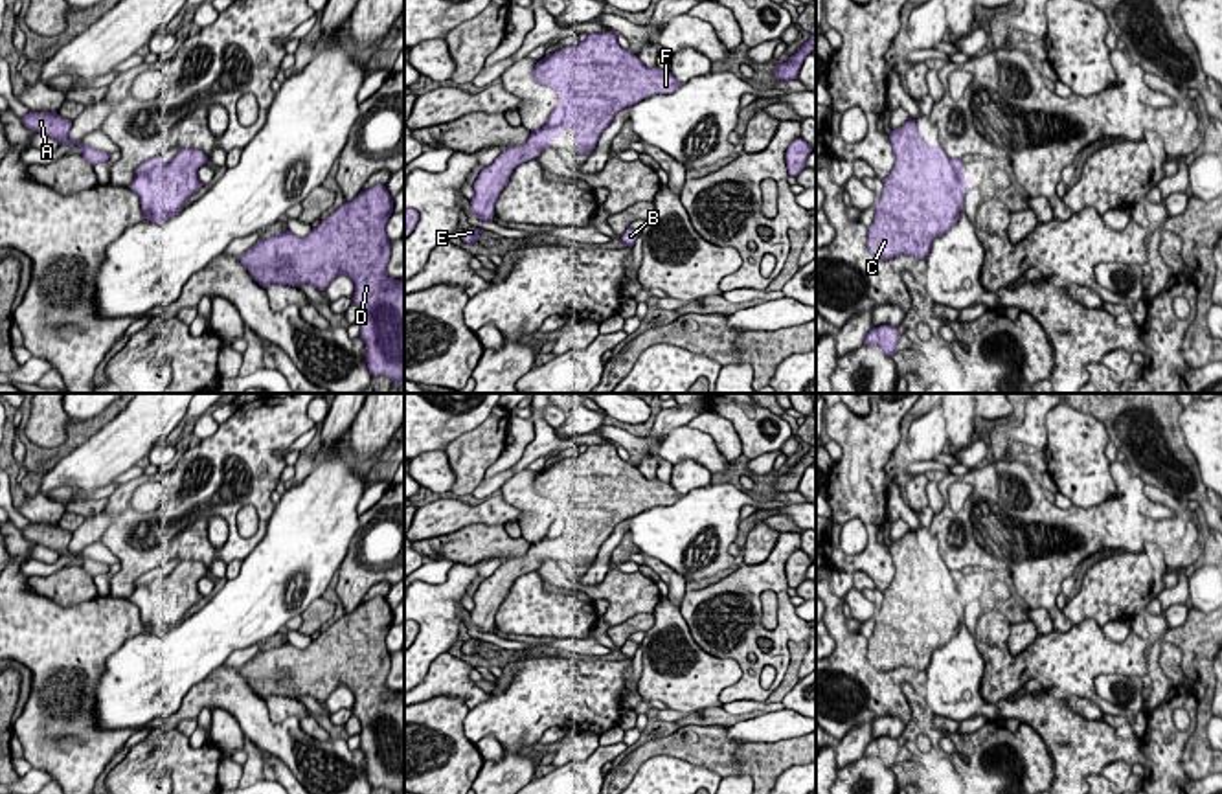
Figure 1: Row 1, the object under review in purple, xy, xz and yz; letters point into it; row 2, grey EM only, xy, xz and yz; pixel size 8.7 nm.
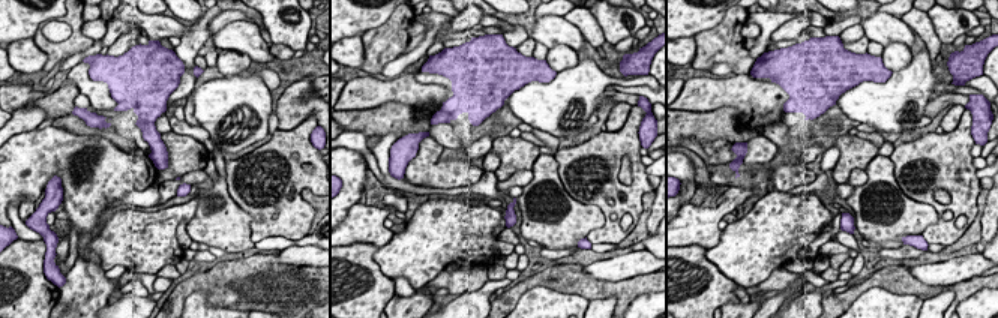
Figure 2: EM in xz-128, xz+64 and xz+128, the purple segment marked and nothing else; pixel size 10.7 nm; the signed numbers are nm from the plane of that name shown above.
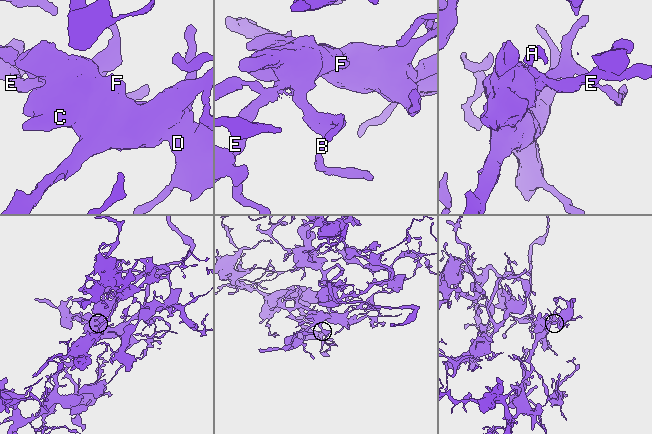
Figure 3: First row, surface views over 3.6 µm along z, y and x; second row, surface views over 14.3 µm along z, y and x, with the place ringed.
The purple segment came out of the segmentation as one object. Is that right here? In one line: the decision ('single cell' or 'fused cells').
single cell

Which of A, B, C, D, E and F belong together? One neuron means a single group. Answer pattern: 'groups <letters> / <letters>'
groups A B C D E F

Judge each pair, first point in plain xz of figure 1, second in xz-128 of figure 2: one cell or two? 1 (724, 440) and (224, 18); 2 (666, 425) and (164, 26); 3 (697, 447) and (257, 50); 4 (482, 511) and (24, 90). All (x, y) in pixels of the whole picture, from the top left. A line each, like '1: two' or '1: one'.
1: one
2: two
3: one
4: one

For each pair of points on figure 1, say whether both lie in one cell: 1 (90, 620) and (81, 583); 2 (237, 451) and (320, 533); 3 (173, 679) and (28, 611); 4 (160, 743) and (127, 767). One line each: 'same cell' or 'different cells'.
1: different cells
2: different cells
3: different cells
4: same cell

